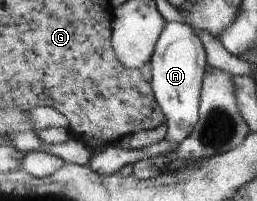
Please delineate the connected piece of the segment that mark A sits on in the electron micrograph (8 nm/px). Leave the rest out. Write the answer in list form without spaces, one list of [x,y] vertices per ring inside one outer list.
[[[166,22],[150,62],[153,66],[152,87],[157,102],[167,117],[166,140],[181,144],[189,138],[201,118],[200,100],[209,66],[204,42],[191,26],[184,22]]]

